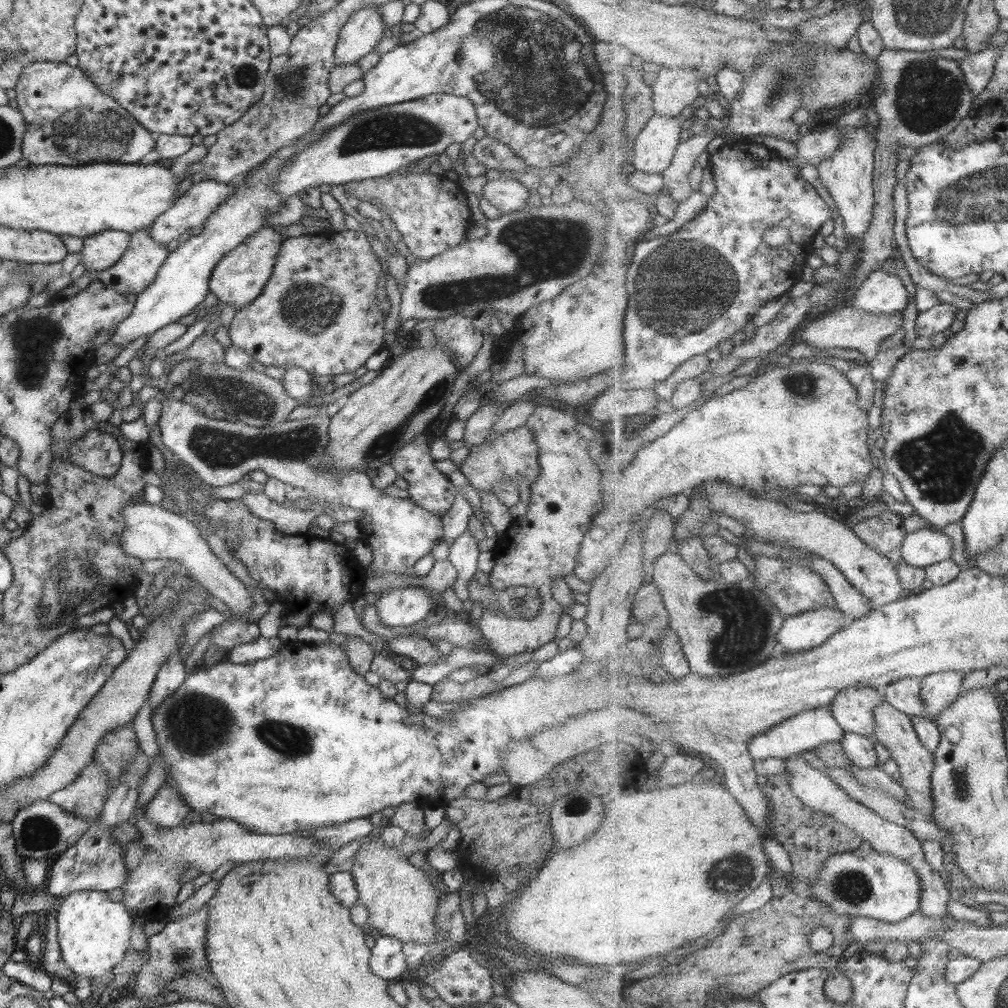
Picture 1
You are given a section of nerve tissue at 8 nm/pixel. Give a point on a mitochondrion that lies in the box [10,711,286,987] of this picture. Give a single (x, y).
(38, 831)

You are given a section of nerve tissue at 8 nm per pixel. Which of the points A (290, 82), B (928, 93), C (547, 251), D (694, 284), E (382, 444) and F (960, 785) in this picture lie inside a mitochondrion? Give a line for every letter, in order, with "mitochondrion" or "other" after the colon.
A: mitochondrion
B: mitochondrion
C: mitochondrion
D: mitochondrion
E: mitochondrion
F: mitochondrion

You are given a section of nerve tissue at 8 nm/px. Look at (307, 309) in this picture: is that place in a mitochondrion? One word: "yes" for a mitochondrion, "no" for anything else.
yes

